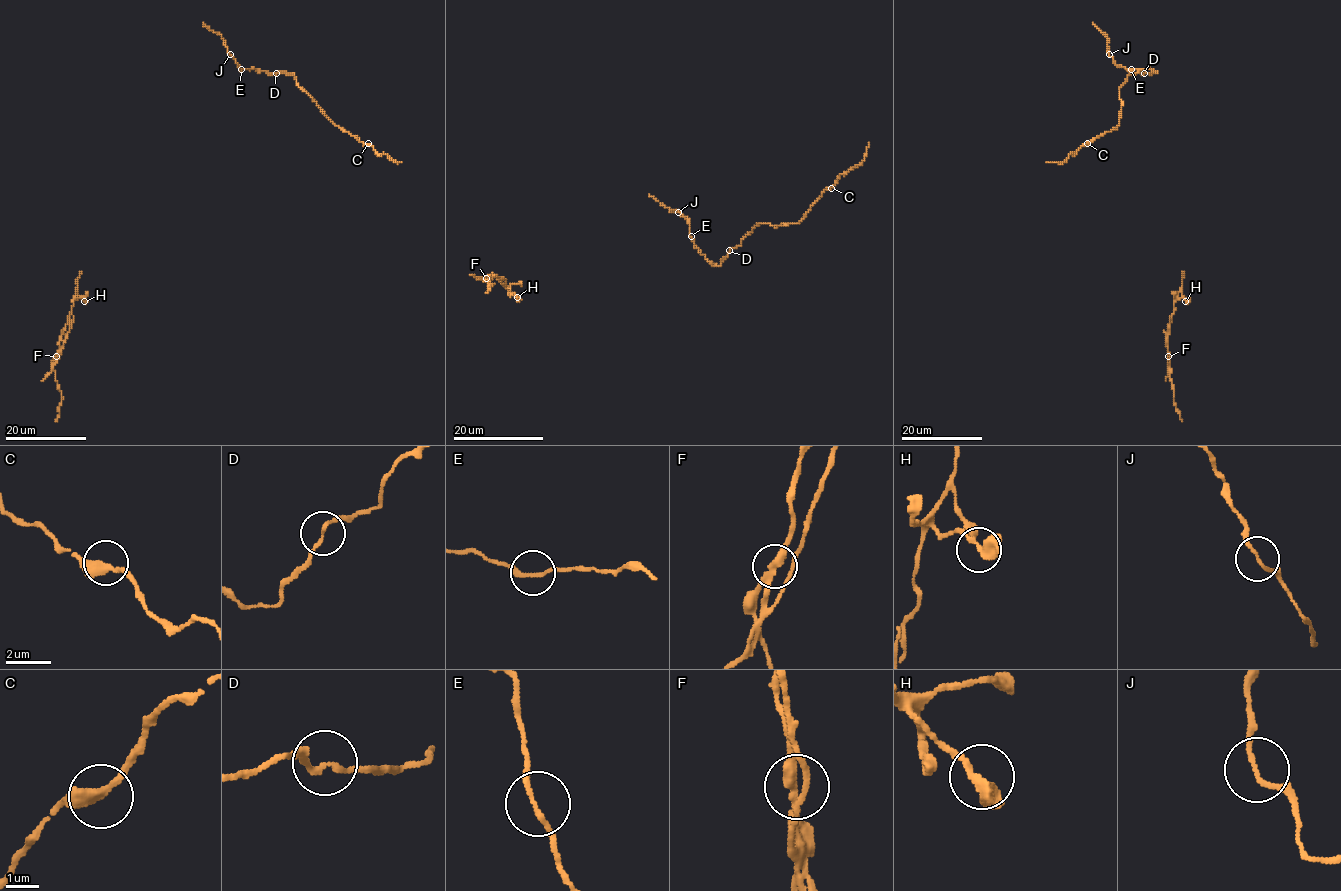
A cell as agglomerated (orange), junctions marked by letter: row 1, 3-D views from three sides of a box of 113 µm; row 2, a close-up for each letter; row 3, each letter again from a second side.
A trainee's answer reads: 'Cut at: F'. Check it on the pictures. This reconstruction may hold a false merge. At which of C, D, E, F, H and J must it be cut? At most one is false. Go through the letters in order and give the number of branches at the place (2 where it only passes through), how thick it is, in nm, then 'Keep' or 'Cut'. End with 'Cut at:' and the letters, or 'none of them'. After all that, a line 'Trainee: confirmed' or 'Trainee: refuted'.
C: Branches: 2. Thickness 380 nm. Keep
D: Branches: 2. Thickness 160 nm. Keep
E: Branches: 2. Thickness 170 nm. Keep
F: Branches: 2. Thickness 320 nm. Cut
H: Branches: 2. Thickness 360 nm. Keep
J: Branches: 2. Thickness 130 nm. Keep
Cut at: F
Trainee: confirmed

